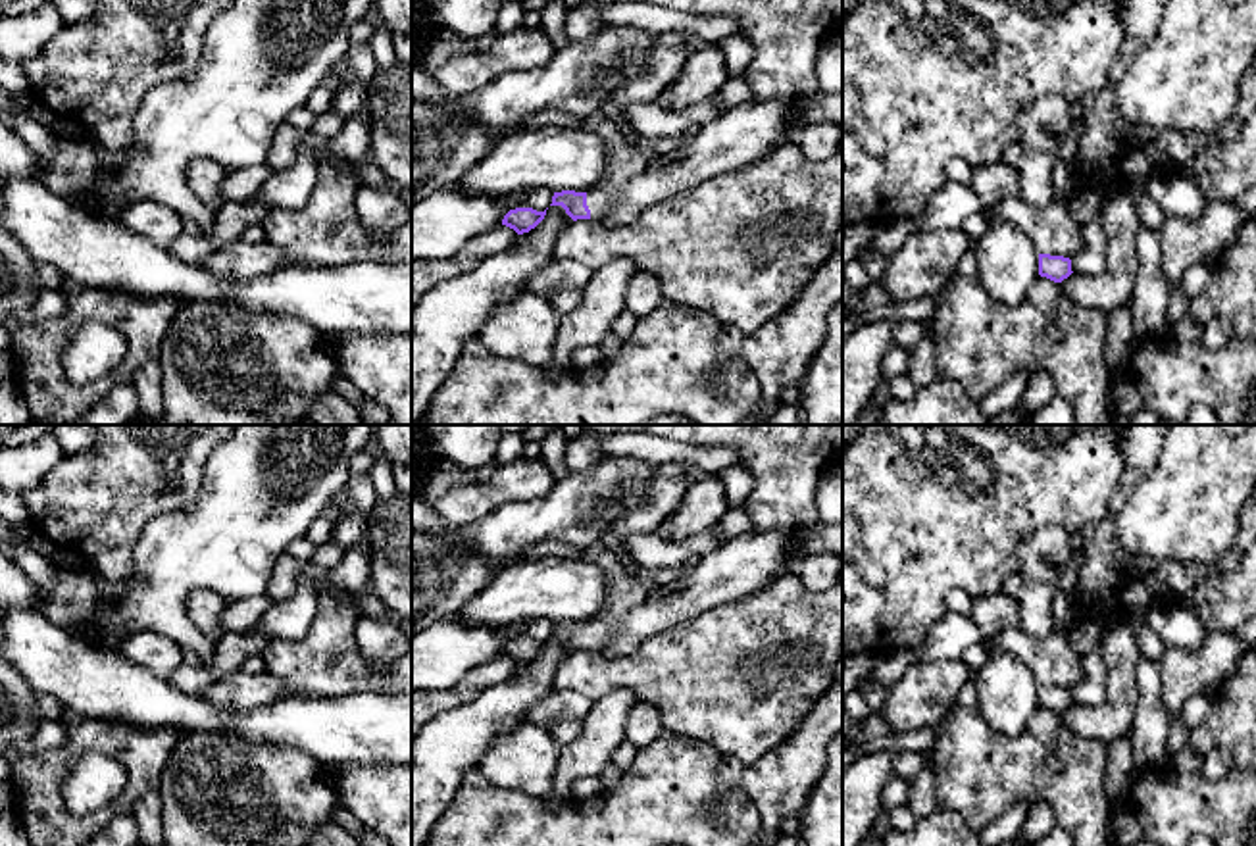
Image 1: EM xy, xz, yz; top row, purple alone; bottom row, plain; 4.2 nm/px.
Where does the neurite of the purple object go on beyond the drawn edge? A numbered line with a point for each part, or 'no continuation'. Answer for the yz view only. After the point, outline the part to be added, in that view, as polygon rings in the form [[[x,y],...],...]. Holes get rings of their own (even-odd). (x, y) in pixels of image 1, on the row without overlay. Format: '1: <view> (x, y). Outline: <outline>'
no continuation

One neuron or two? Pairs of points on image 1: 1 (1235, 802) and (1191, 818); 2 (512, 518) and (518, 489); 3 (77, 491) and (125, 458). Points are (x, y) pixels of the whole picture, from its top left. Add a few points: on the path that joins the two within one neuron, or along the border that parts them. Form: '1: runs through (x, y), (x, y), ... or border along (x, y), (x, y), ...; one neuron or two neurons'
1: runs through (1224, 808), (1203, 812); one neuron
2: border along (556, 479), (476, 522); two neurons
3: runs through (89, 491), (114, 470); one neuron

